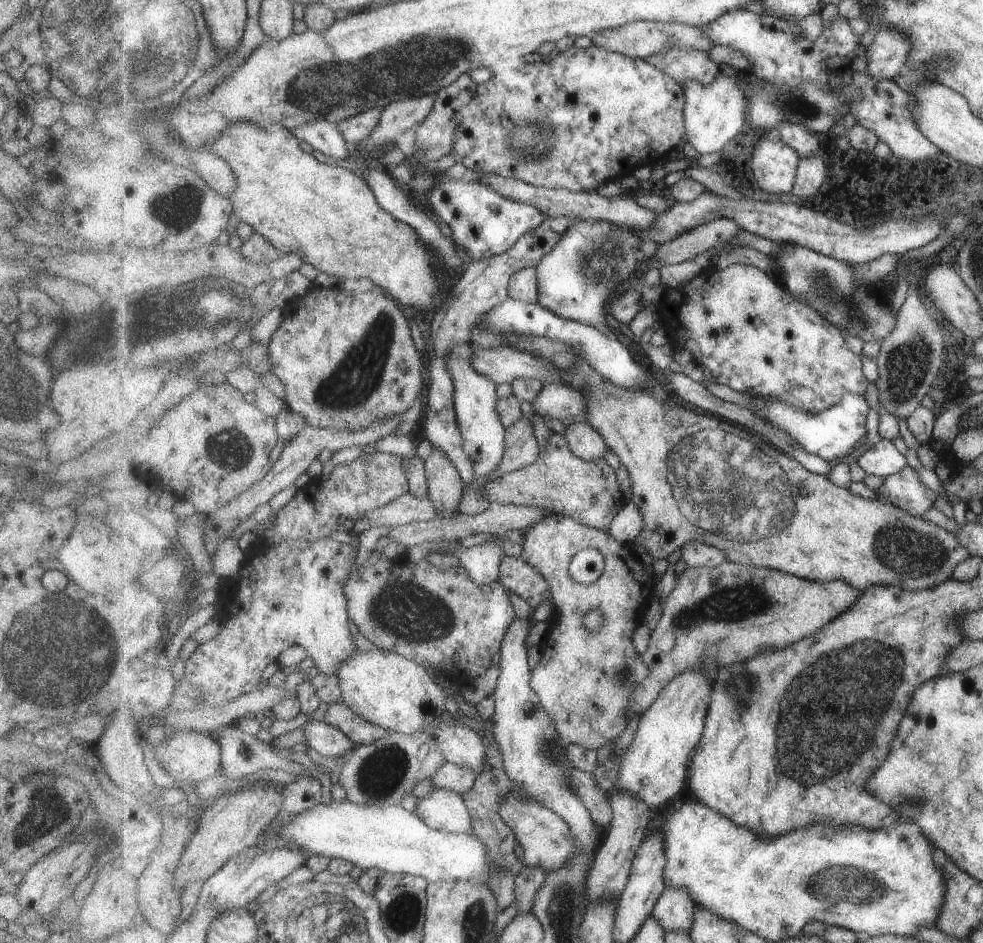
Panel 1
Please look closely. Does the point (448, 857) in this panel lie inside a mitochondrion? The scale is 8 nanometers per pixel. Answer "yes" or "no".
no

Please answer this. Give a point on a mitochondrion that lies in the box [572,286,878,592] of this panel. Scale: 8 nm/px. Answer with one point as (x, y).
(752, 494)

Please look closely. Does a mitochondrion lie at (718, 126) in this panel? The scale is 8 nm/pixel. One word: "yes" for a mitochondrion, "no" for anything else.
no

